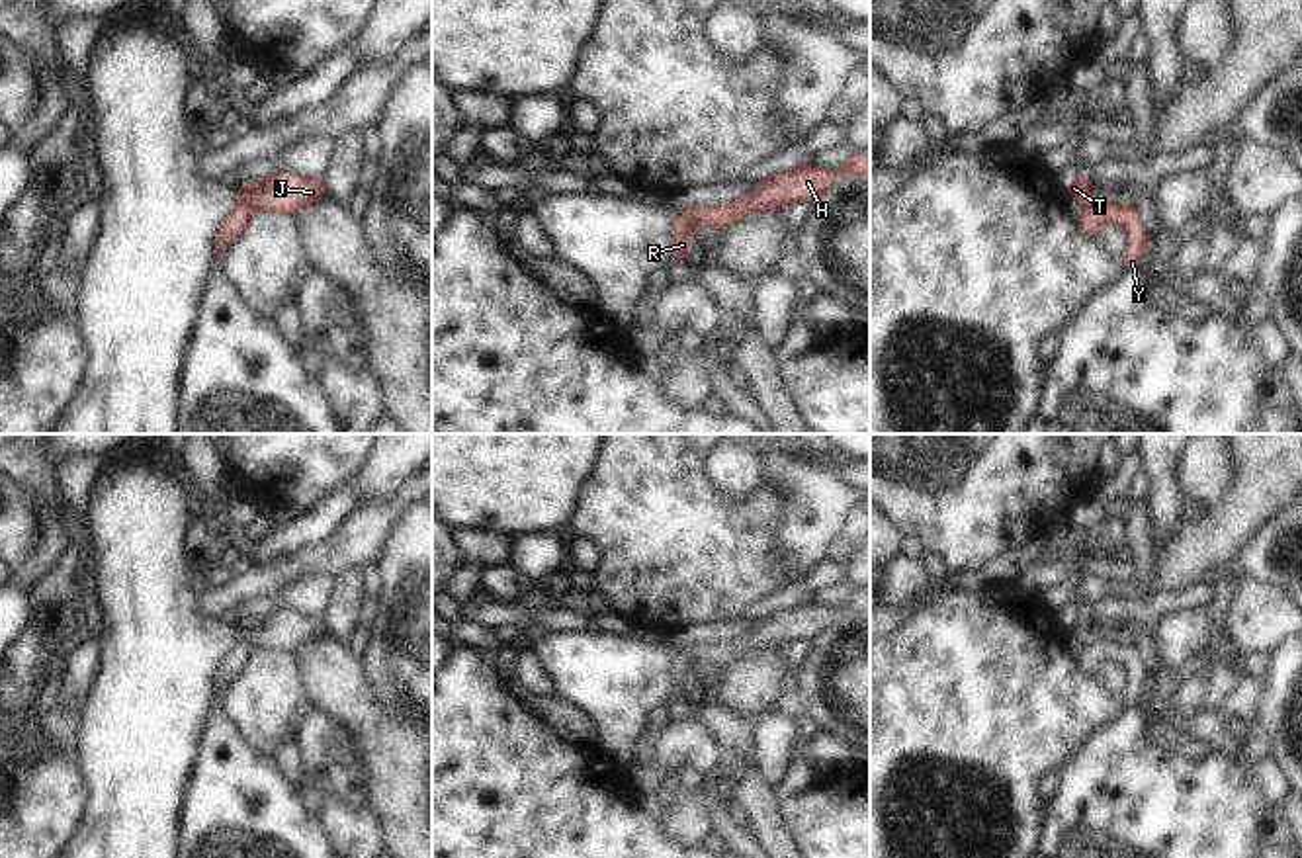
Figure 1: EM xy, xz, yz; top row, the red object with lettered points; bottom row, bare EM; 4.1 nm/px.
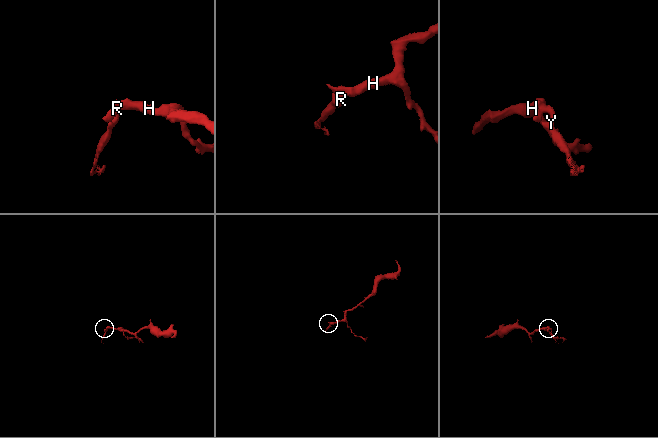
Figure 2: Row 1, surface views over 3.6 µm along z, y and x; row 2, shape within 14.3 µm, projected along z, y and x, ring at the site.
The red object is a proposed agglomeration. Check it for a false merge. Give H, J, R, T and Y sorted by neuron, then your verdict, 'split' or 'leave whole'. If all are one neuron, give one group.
H J T / R Y | split

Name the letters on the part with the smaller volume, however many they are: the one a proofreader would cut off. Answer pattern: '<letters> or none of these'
R, Y

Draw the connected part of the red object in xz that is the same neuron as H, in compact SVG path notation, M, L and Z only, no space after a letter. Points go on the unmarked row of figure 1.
M870 586L856 588L839 608L829 610L811 600L790 610L776 612L760 622L737 641L717 645L694 645L674 649L674 655L686 657L692 666L712 665L729 670L741 657L768 649L786 647L796 639L815 641L815 637L833 623L839 614L850 614L870 622Z

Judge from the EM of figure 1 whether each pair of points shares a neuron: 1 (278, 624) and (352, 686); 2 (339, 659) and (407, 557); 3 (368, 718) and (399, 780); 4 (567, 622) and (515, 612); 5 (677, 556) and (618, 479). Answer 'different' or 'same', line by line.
1: different
2: different
3: same
4: same
5: same

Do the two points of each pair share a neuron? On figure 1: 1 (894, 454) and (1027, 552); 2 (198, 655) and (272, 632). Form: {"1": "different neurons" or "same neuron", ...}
{"1": "different neurons", "2": "same neuron"}

